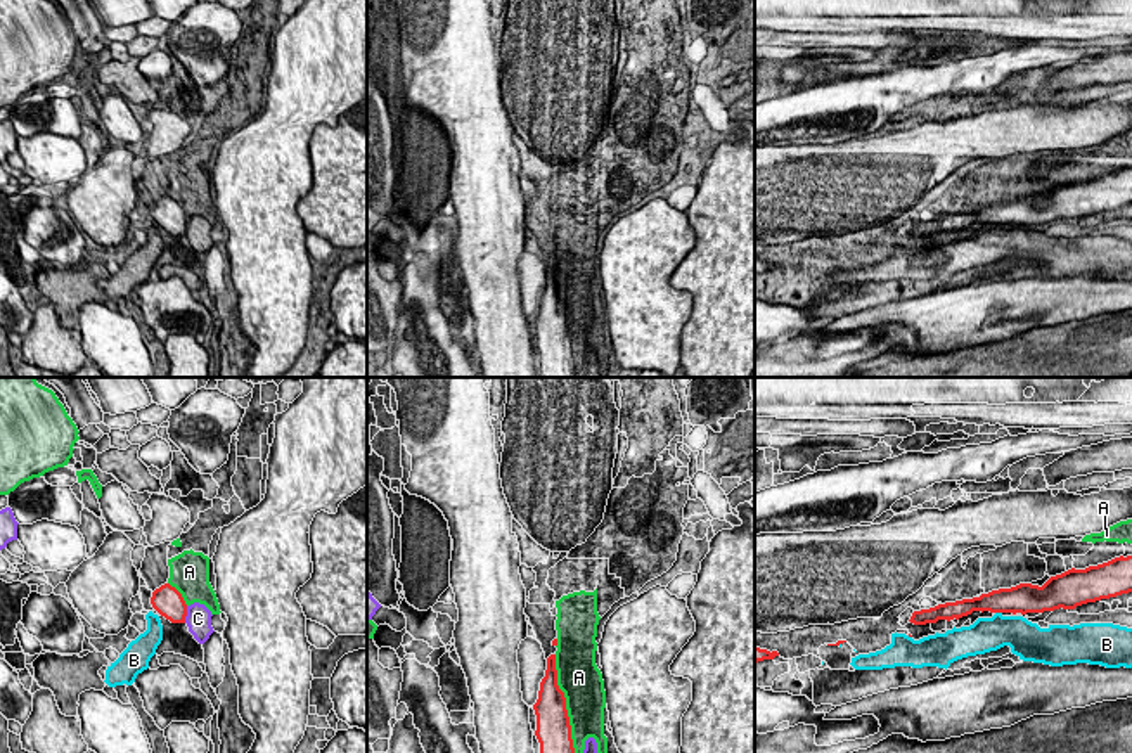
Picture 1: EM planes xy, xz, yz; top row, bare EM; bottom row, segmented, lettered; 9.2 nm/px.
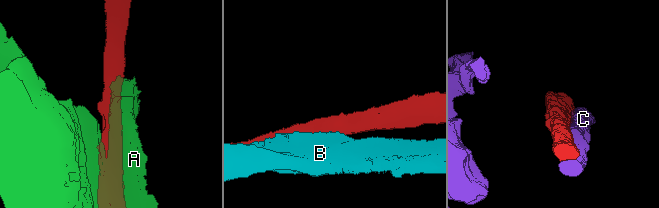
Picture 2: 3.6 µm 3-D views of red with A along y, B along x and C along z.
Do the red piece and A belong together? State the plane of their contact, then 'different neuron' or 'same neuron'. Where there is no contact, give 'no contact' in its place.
meets red in xz; same neuron

